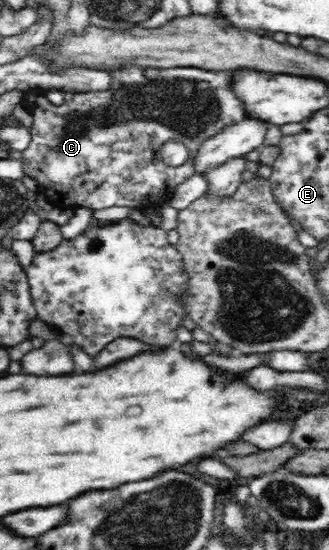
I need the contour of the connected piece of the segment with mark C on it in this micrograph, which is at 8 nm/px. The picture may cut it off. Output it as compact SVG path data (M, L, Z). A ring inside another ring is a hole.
M125 63L125 65L117 67L102 67L101 70L105 71L110 77L108 89L66 92L64 93L65 100L59 106L49 102L46 95L47 91L41 88L29 88L23 92L22 98L24 100L22 105L33 116L33 124L30 128L32 137L27 148L21 151L20 163L24 173L37 182L40 198L57 208L74 209L83 207L99 210L111 208L112 206L125 206L137 210L155 209L159 207L159 204L169 202L174 194L175 187L195 174L192 170L192 160L196 155L199 143L214 134L220 133L226 126L237 124L247 117L245 107L237 101L237 98L229 90L229 78L227 78L229 72L209 72L209 70L201 70L201 68L195 68L195 66L177 66L177 68L151 68L151 66L147 66L147 68L141 68L141 66L133 65L133 63ZM165 142L180 142L187 148L188 155L183 164L171 166L163 161L161 150Z

